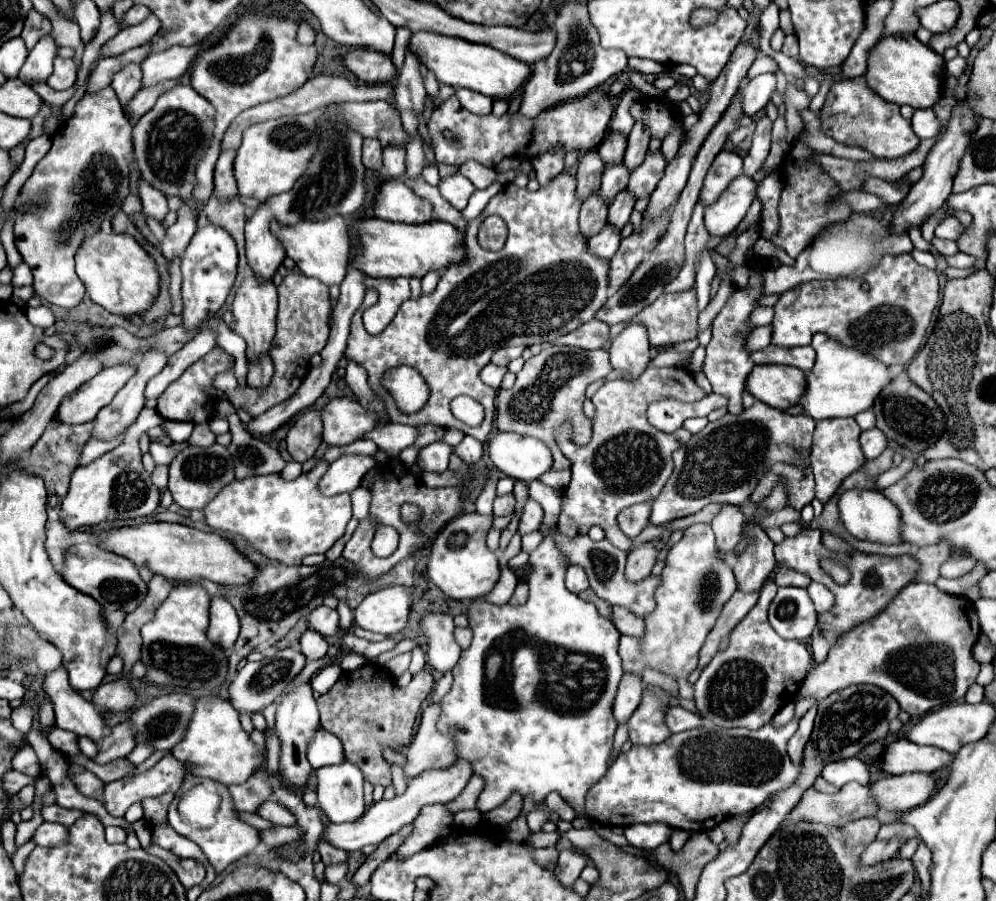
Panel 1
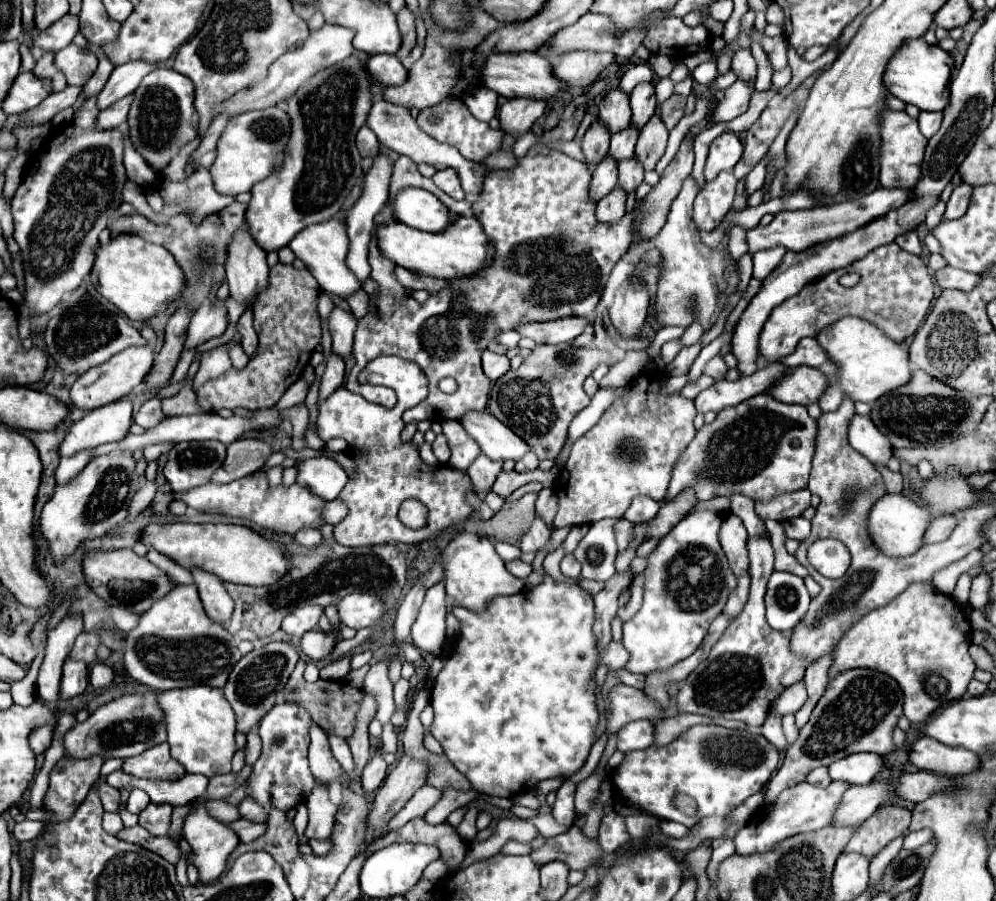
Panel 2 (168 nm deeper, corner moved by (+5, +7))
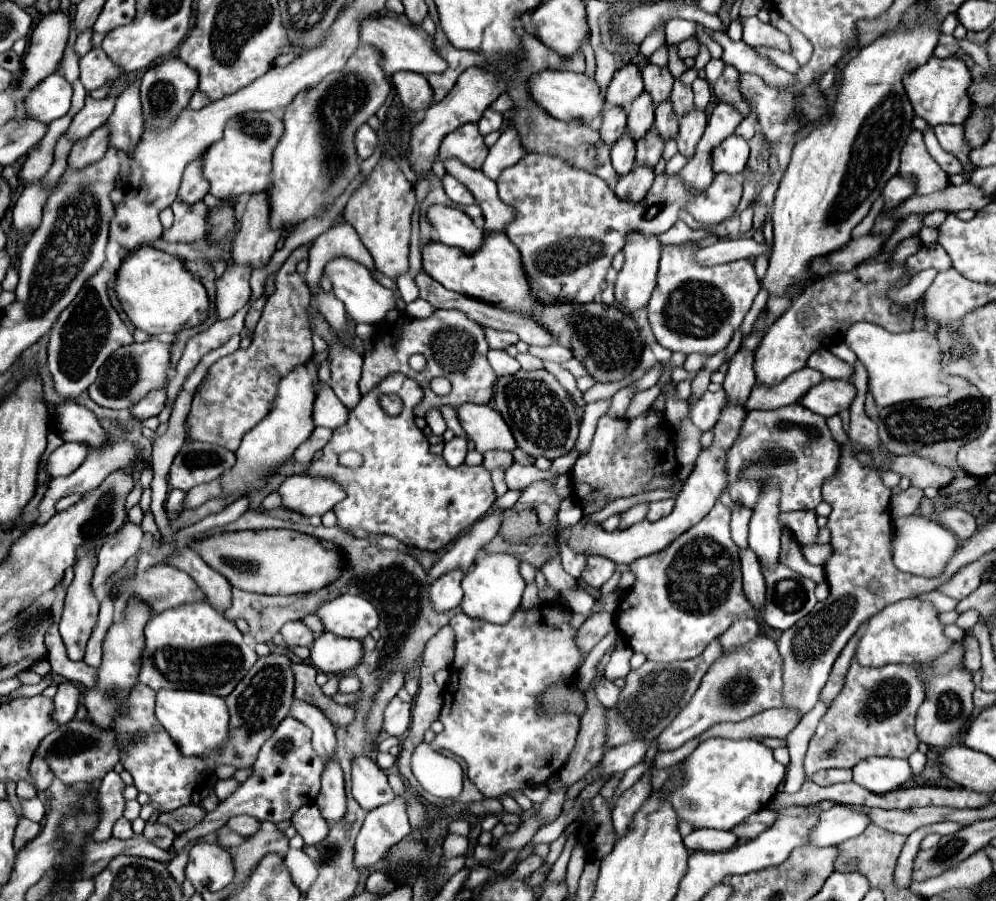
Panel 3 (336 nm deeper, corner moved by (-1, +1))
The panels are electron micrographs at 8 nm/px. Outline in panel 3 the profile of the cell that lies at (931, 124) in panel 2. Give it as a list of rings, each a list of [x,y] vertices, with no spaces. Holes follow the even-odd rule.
[[[936,125],[934,133],[938,137],[940,147],[950,151],[952,155],[956,155],[965,173],[971,172],[972,170],[968,166],[970,151],[964,151],[964,129],[962,129],[962,125]]]

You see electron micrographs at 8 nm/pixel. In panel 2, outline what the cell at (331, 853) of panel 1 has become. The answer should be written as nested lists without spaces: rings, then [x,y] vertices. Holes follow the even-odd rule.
[[[316,785],[306,799],[308,807],[308,827],[306,827],[306,837],[308,839],[328,839],[334,827],[334,815],[338,811],[338,805],[334,805],[328,799],[328,785]]]

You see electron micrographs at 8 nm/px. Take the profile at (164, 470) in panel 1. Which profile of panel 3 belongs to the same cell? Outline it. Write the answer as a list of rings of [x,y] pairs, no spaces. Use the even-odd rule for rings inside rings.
[[[128,521],[116,535],[110,535],[98,553],[98,565],[92,577],[92,589],[104,585],[124,563],[132,557],[144,539],[144,531],[140,525]]]

